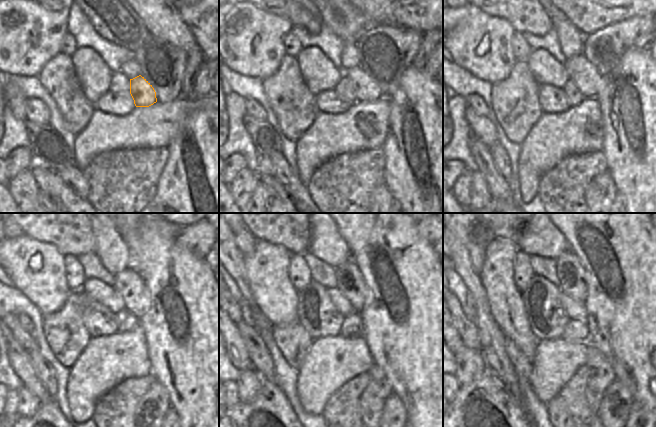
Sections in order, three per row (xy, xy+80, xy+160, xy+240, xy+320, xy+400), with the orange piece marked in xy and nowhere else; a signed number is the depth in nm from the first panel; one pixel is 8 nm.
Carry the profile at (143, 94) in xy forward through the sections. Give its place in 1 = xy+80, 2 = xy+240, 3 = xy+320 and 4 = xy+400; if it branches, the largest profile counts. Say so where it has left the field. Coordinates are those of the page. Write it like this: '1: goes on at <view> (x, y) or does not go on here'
1: goes on at xy+80 (365, 88)
2: goes on at xy+240 (128, 283)
3: goes on at xy+320 (349, 281)
4: goes on at xy+400 (572, 276)

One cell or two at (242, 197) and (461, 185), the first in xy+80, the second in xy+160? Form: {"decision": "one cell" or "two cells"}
{"decision": "one cell"}

